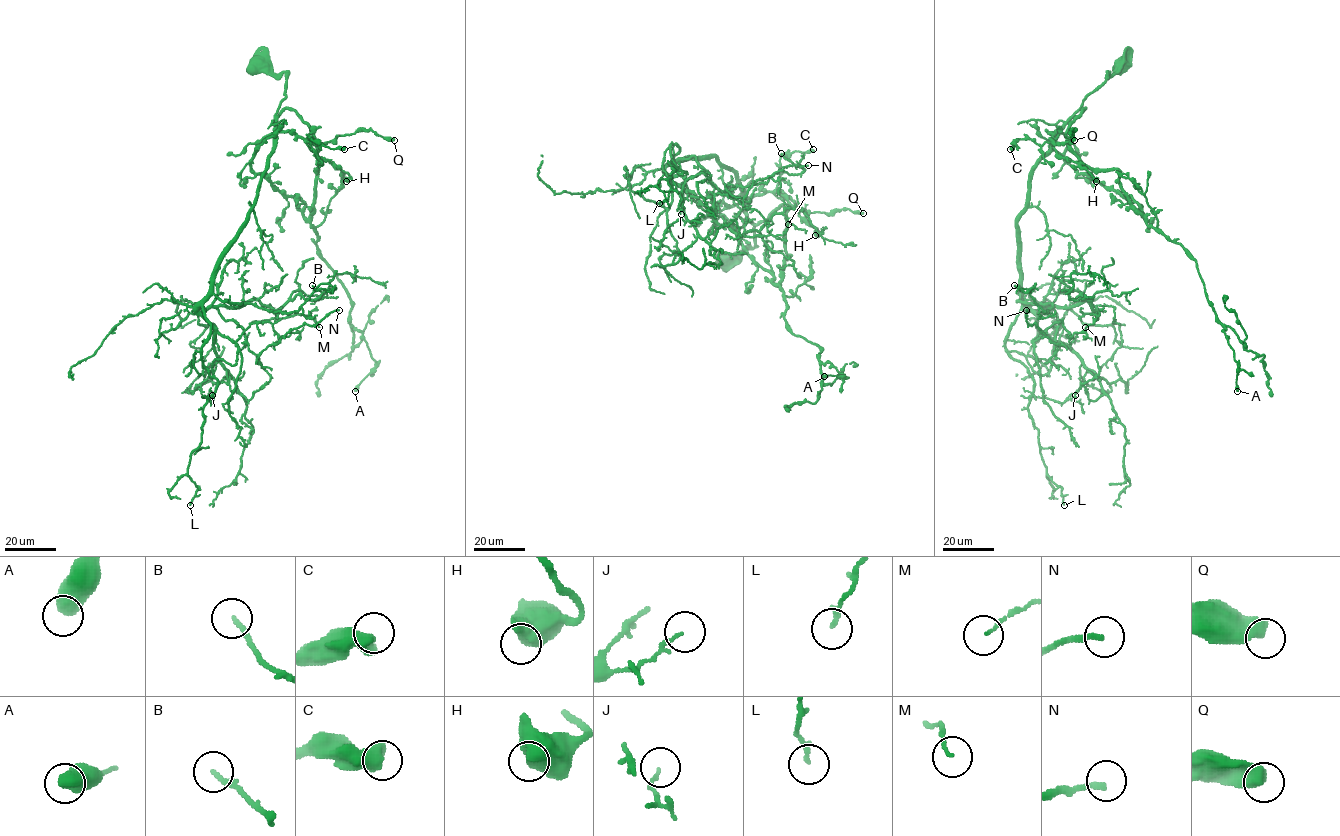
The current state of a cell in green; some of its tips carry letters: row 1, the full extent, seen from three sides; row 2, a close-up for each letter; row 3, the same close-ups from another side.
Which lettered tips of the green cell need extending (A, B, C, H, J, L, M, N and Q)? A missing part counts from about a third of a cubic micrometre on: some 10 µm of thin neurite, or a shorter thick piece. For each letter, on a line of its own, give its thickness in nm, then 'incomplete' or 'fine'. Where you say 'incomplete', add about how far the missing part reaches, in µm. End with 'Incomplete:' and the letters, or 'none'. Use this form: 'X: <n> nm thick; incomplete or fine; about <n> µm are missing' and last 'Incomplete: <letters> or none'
A: 550 nm thick; fine
B: 180 nm thick; fine
C: 650 nm thick; fine
H: 700 nm thick; fine
J: 80 nm thick; fine
L: 180 nm thick; fine
M: 120 nm thick; fine
N: 200 nm thick; fine
Q: 600 nm thick; fine
Incomplete: none

